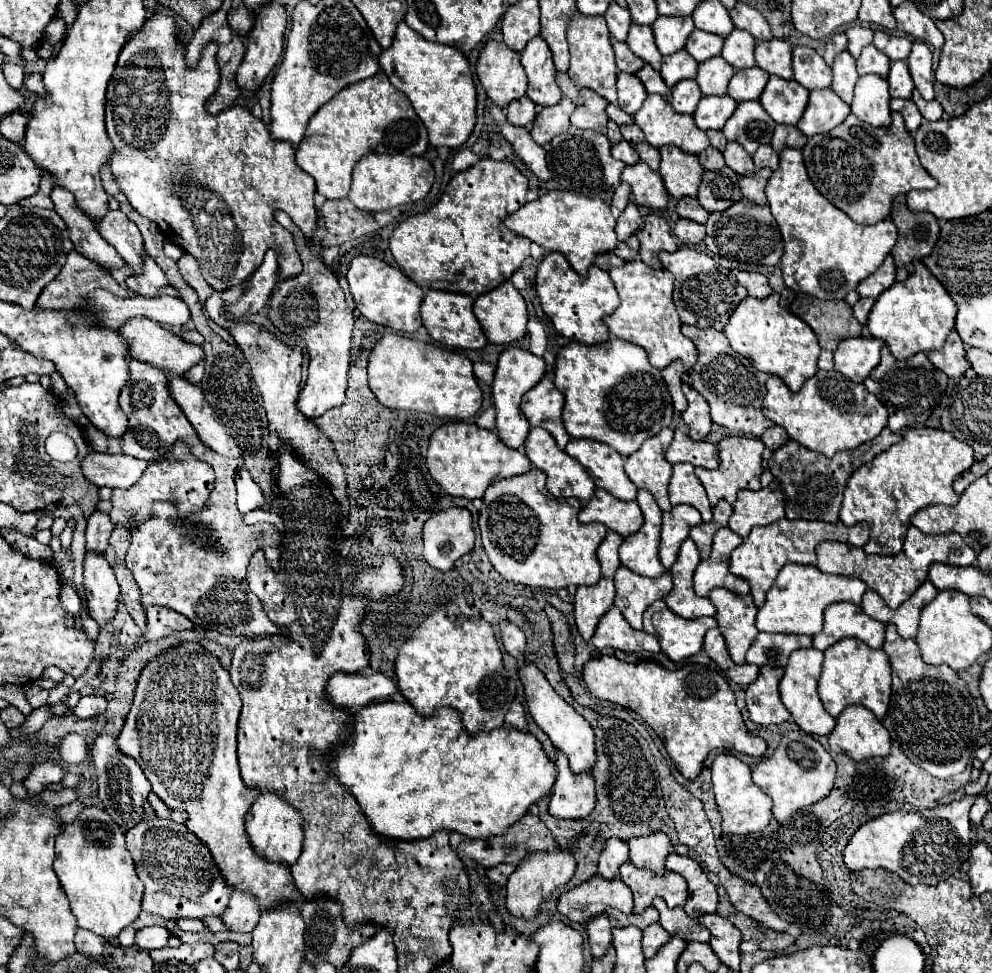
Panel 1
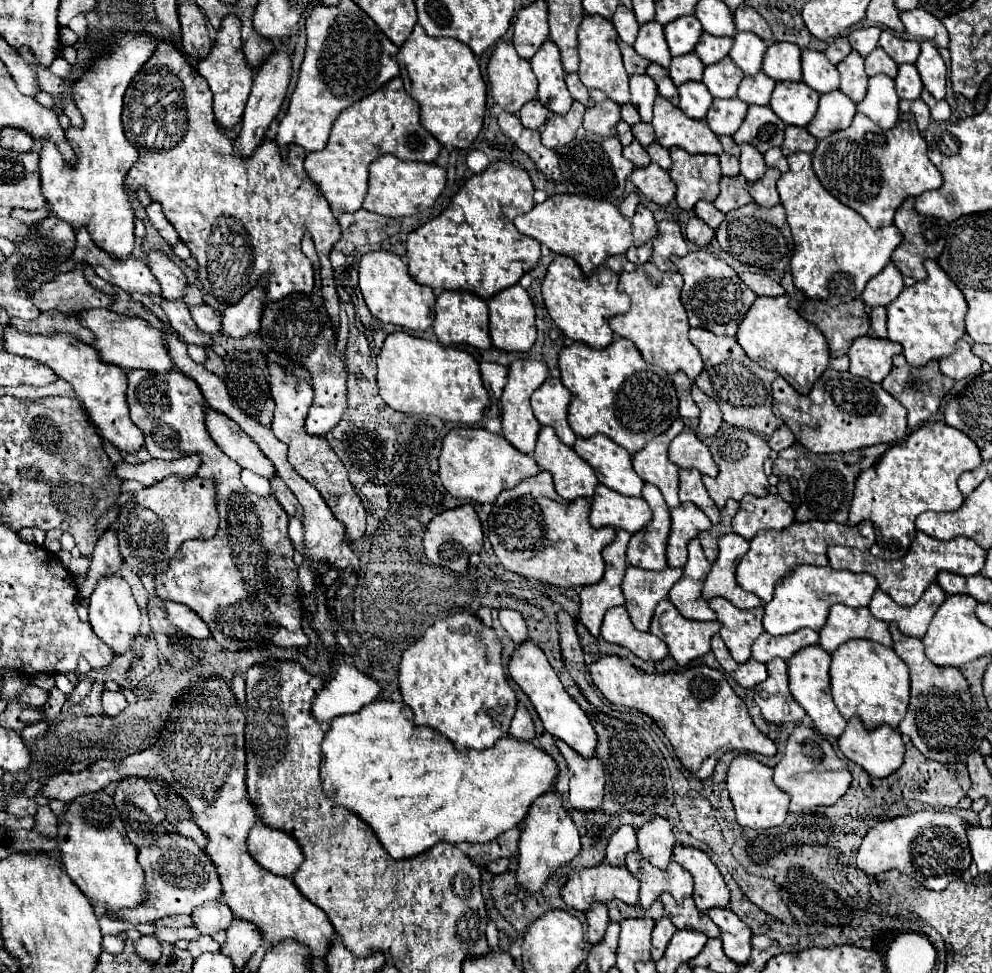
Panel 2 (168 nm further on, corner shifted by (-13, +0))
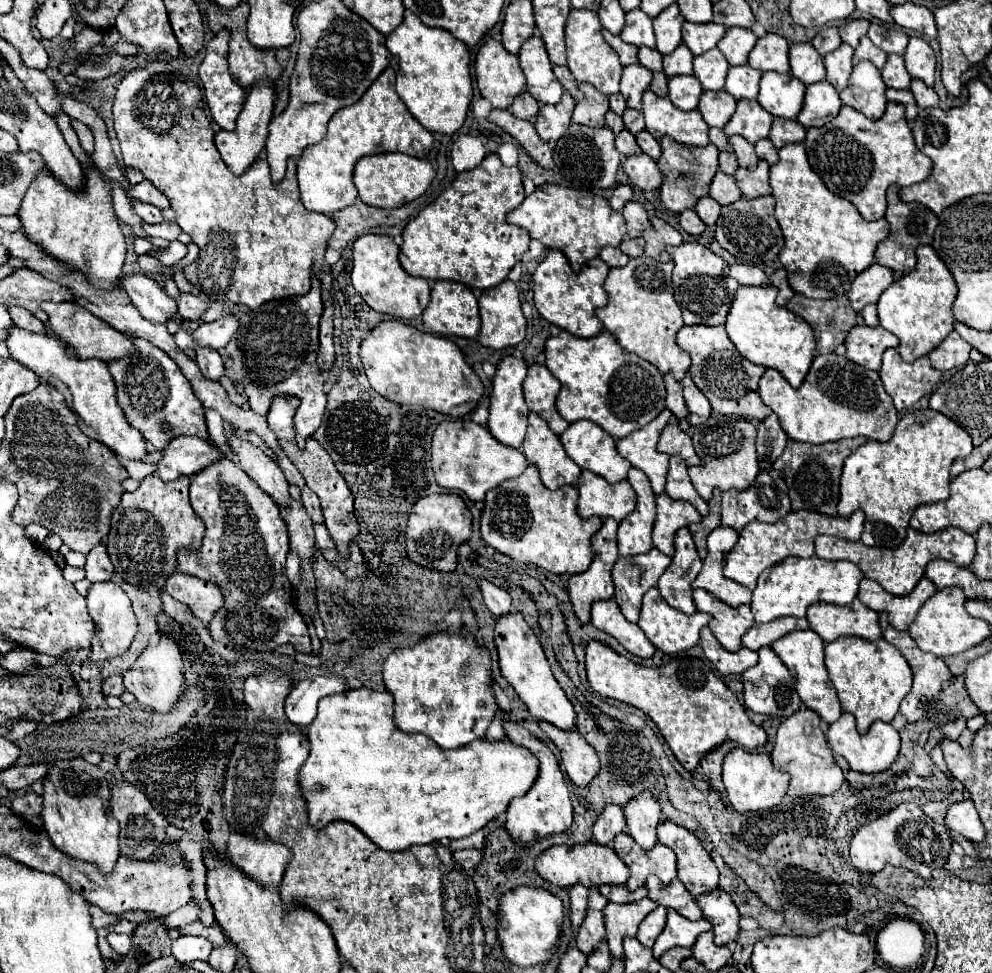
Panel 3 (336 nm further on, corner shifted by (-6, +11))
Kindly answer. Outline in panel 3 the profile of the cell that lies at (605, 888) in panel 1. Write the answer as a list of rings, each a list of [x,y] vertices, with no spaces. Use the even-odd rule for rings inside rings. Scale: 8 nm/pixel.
[[[584,843],[584,845],[554,845],[540,853],[536,857],[536,873],[544,877],[544,881],[554,883],[558,887],[572,887],[576,883],[584,887],[592,885],[624,885],[628,881],[628,867],[626,863],[616,855],[612,847],[596,845],[596,843]]]

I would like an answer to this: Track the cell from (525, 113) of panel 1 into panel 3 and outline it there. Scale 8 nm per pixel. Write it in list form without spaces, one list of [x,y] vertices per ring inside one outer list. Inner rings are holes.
[[[520,93],[516,99],[514,99],[514,103],[512,103],[512,113],[516,115],[516,117],[520,117],[520,119],[526,119],[526,121],[532,121],[532,119],[536,119],[536,115],[538,115],[538,101],[536,99],[532,99],[530,97],[530,93]]]

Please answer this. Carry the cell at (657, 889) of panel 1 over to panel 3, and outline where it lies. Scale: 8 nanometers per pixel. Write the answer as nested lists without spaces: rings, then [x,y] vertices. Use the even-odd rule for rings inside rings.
[[[620,833],[614,837],[614,851],[630,869],[630,877],[626,881],[630,891],[644,885],[648,875],[660,877],[664,885],[676,877],[676,855],[666,845],[656,843],[650,851],[644,851],[636,841],[632,841],[632,837],[628,837],[628,833]]]

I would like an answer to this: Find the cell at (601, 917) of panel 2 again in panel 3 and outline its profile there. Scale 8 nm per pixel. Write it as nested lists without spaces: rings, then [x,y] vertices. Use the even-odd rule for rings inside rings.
[[[584,885],[570,887],[570,923],[572,923],[574,933],[578,931],[580,923],[584,921],[586,905],[588,905],[588,889]]]

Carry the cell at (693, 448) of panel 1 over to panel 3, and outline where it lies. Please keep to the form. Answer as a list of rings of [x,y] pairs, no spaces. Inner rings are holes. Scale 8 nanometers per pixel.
[[[670,419],[668,425],[662,431],[662,437],[658,441],[658,451],[666,453],[666,455],[680,455],[686,465],[700,465],[700,457],[694,451],[692,439],[678,427],[678,419]]]

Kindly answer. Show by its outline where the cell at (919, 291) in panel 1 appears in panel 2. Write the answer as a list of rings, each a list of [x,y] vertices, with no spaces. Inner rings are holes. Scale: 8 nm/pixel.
[[[925,260],[925,270],[925,280],[905,288],[887,306],[887,338],[903,346],[903,356],[909,366],[925,366],[929,360],[939,360],[951,354],[955,350],[955,342],[965,334],[965,296],[935,260]]]

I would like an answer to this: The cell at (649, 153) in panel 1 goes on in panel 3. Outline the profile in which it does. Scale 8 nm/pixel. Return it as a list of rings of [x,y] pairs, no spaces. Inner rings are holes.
[[[648,131],[638,133],[638,135],[636,135],[636,141],[638,141],[638,145],[642,147],[642,151],[644,151],[646,155],[650,155],[652,159],[658,159],[658,157],[660,157],[660,145],[658,145],[658,141],[656,141]]]

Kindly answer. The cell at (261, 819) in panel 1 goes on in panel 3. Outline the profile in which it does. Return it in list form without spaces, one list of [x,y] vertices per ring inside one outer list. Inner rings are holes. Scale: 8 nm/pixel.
[[[232,833],[228,839],[230,863],[262,887],[278,889],[290,857],[292,853],[284,845],[272,841],[254,841],[240,833]]]

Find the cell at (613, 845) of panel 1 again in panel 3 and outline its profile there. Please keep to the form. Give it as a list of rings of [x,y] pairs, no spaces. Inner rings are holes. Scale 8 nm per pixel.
[[[606,805],[592,827],[596,843],[608,845],[608,847],[612,845],[612,839],[624,831],[626,831],[626,819],[624,819],[624,813],[618,805]]]

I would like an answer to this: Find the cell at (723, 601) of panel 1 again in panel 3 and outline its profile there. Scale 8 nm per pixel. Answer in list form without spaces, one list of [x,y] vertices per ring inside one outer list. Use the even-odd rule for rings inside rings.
[[[694,589],[694,605],[698,611],[712,615],[708,627],[726,651],[738,651],[742,647],[742,635],[754,625],[750,605],[740,605],[734,609],[718,601],[714,595],[708,595],[704,589]]]

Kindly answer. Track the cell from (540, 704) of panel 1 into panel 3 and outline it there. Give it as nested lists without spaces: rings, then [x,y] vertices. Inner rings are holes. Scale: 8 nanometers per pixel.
[[[506,613],[504,617],[496,619],[494,625],[494,643],[498,649],[498,659],[500,659],[500,673],[502,677],[514,687],[518,697],[524,701],[528,707],[530,715],[536,721],[548,721],[556,725],[562,731],[570,731],[576,725],[576,713],[572,709],[572,703],[564,695],[562,687],[554,679],[550,665],[546,661],[546,655],[542,651],[542,645],[538,643],[534,631],[528,627],[524,621],[522,613]]]

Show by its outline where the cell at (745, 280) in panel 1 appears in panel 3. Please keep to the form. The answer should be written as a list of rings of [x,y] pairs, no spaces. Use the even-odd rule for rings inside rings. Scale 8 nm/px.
[[[728,265],[724,269],[724,273],[728,277],[734,277],[740,285],[760,285],[760,287],[770,285],[766,273],[762,269],[758,269],[756,265]]]

